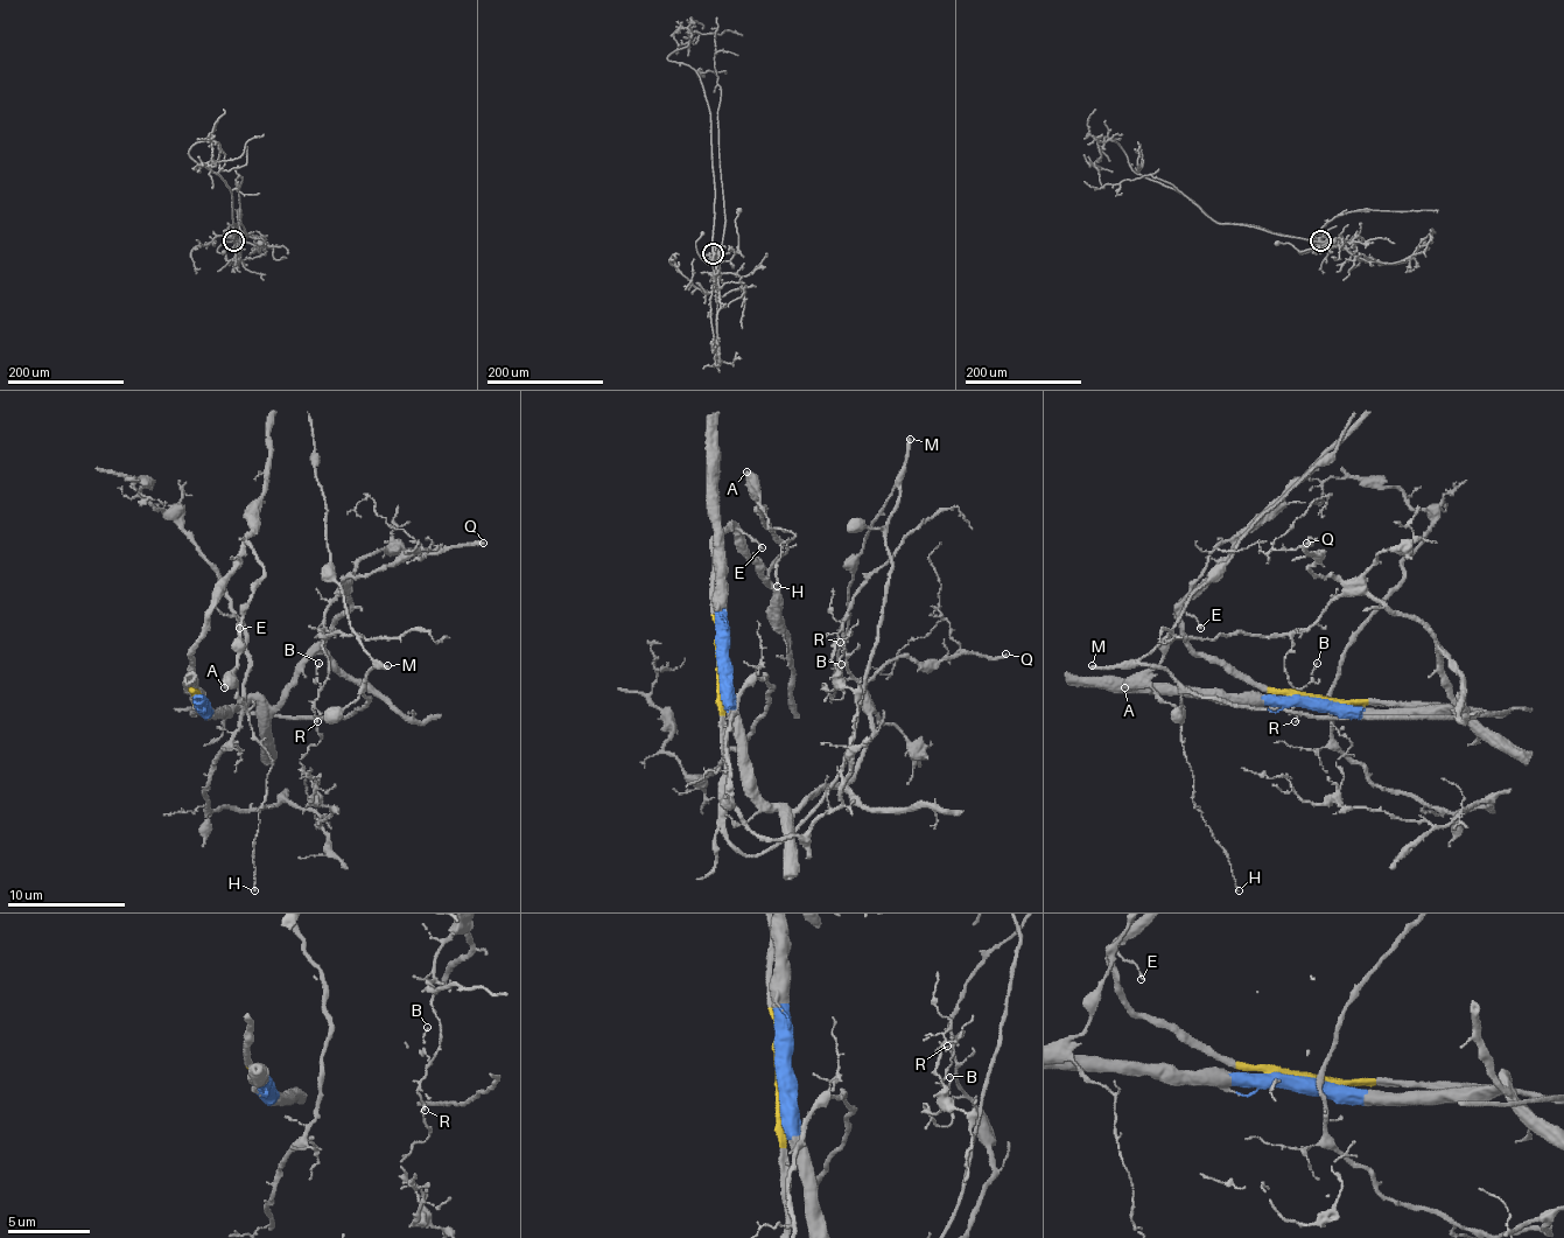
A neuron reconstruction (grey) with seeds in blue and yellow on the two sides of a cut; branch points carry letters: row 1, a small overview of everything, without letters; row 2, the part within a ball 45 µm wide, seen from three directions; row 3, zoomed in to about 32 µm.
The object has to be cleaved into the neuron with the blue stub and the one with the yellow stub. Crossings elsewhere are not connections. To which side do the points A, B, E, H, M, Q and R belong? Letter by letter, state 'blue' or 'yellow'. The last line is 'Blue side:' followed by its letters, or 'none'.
A: yellow
B: blue
E: yellow
H: yellow
M: yellow
Q: blue
R: blue
Blue side: B, Q, R

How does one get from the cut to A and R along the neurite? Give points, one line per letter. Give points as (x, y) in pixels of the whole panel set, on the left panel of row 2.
A: (198, 698), (193, 691), (195, 647), (216, 585), (246, 540), (264, 579), (246, 602), (233, 679), (225, 689)
R: (201, 698), (210, 710), (275, 706), (296, 665), (349, 608), (343, 594), (325, 611), (317, 721)

